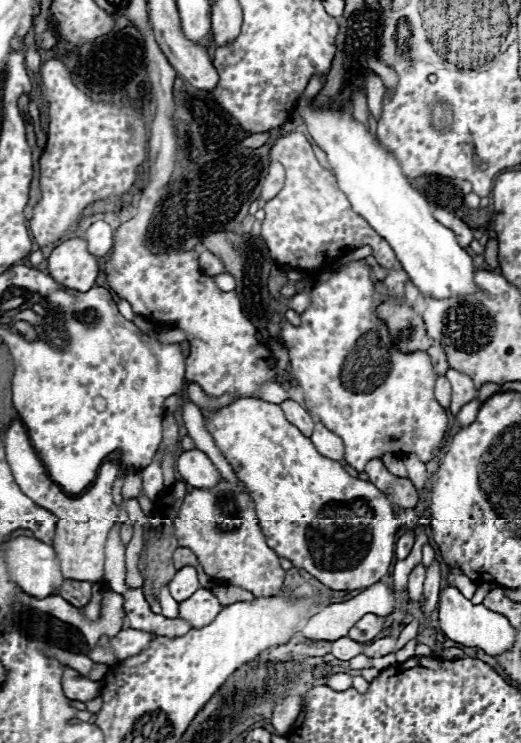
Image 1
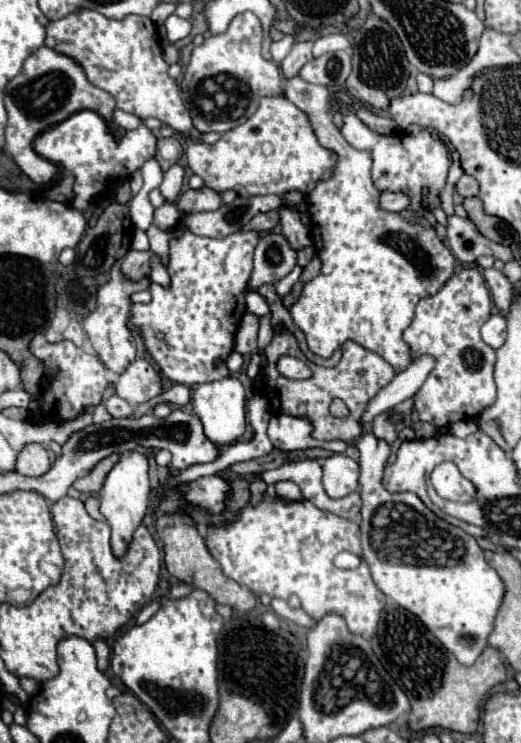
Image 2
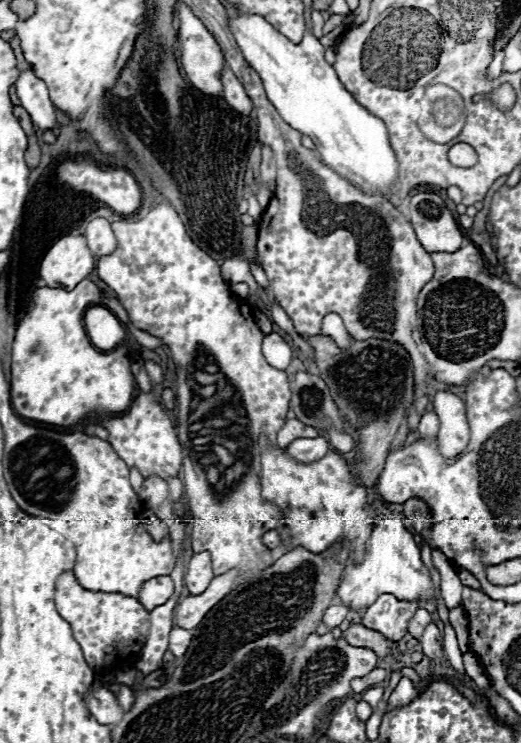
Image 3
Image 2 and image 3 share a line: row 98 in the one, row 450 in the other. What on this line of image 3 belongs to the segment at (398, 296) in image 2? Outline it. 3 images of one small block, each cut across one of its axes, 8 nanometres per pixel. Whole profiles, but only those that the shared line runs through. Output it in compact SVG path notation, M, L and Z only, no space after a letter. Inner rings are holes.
M318 436L318 438L296 438L288 446L288 454L292 454L292 458L296 458L298 462L320 460L328 450L330 450L330 442L322 436Z

